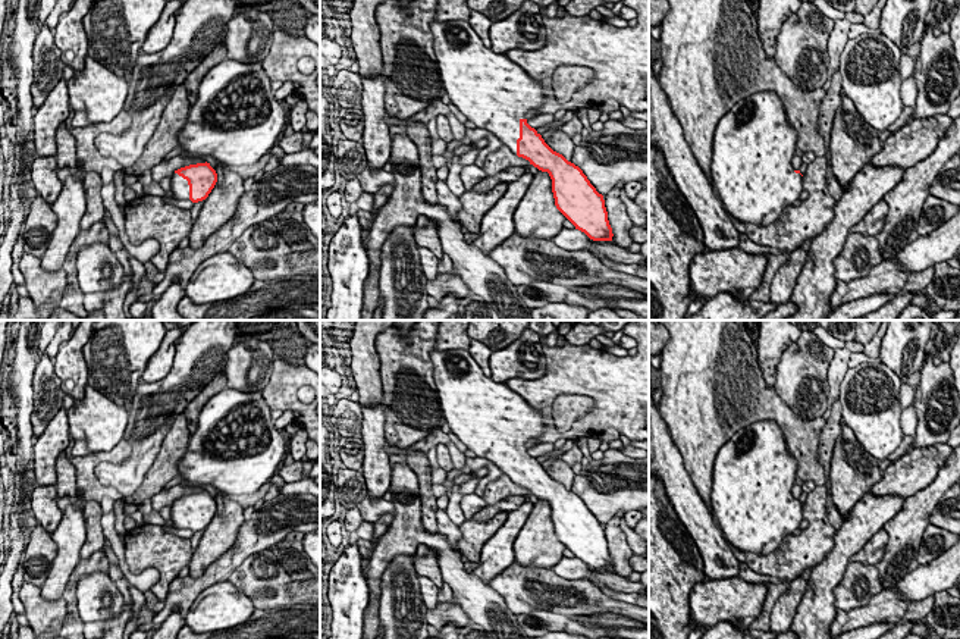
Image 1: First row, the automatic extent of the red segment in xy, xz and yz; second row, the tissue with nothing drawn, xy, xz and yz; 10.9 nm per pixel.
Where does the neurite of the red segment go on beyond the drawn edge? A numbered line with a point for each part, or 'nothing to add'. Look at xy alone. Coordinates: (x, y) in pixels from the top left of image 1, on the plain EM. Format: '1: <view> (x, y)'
1: xy (179, 516)

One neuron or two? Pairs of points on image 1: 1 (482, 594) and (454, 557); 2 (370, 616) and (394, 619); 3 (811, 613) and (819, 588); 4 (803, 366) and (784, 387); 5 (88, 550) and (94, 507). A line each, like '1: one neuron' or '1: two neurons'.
1: one neuron
2: two neurons
3: one neuron
4: one neuron
5: one neuron

